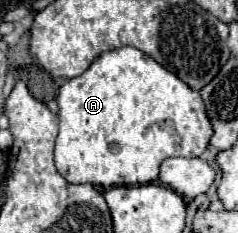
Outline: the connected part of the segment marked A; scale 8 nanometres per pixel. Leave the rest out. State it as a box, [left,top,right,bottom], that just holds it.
[54,46,212,190]

